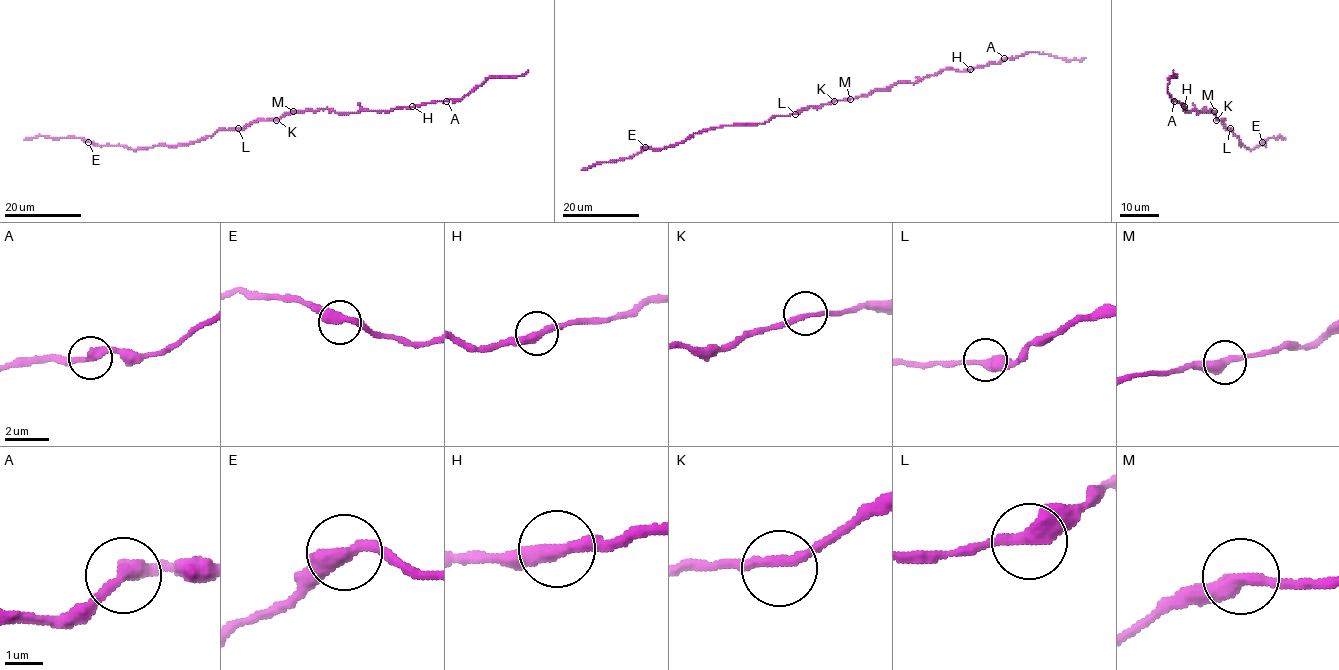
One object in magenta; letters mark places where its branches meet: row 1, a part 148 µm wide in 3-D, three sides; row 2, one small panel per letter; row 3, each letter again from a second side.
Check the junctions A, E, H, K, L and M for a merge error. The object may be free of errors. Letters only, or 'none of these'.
none of these

